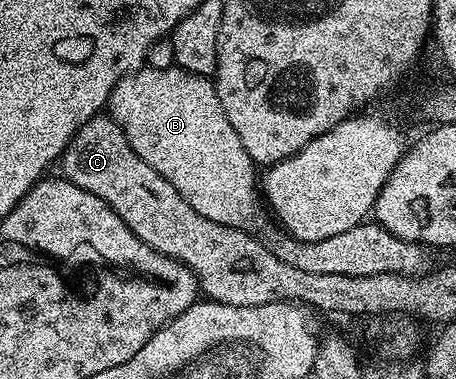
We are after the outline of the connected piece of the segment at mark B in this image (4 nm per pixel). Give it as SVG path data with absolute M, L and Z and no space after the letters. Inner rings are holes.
M145 65L138 71L123 75L116 82L108 99L107 110L122 129L122 133L126 133L130 149L134 149L134 153L138 153L138 157L142 157L142 161L146 161L150 169L166 177L166 181L170 181L170 185L178 189L178 193L187 201L190 209L194 209L194 213L202 213L202 217L218 221L218 225L257 236L270 249L270 253L278 257L278 261L286 261L286 265L294 265L294 269L302 269L306 273L346 273L348 277L370 277L374 273L420 275L429 270L430 251L427 246L403 239L401 235L394 235L375 221L359 223L354 229L346 229L346 233L334 233L334 237L326 237L313 243L304 243L301 239L294 238L283 226L273 222L262 202L257 164L252 162L250 153L246 153L242 137L234 133L234 125L230 125L230 117L226 117L226 109L222 109L222 101L218 101L216 85L211 78L183 71L175 65Z

